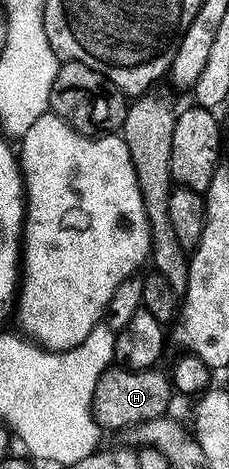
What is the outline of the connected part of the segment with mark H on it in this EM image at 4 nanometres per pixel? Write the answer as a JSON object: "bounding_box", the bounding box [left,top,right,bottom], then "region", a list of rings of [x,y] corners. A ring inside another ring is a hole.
{"bounding_box":[92,365,174,433],"region":[[[112,365],[98,377],[92,401],[93,420],[105,432],[123,433],[127,427],[154,421],[169,414],[174,388],[171,378],[160,369],[150,371],[127,371],[119,365]]]}

